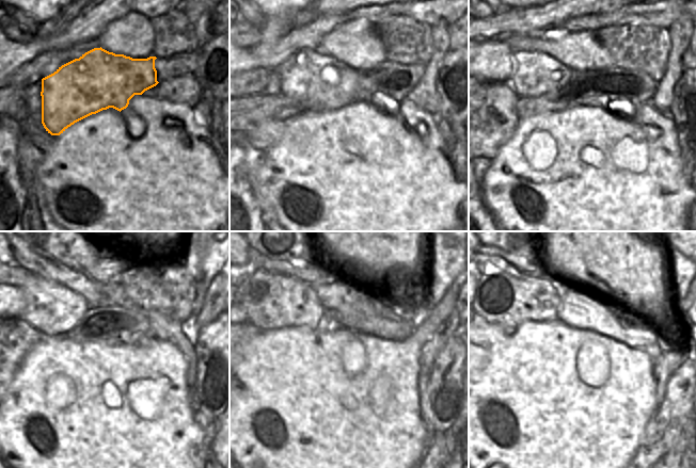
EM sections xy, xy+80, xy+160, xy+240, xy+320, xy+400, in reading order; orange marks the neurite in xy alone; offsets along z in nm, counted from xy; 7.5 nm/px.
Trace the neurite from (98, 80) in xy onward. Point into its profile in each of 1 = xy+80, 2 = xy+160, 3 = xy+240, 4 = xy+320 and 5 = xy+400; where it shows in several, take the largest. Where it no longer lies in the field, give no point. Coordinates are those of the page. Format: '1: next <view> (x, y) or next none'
1: next xy+80 (321, 83)
2: next xy+160 (539, 80)
3: next xy+240 (62, 324)
4: next xy+320 (311, 317)
5: next xy+400 (553, 306)

